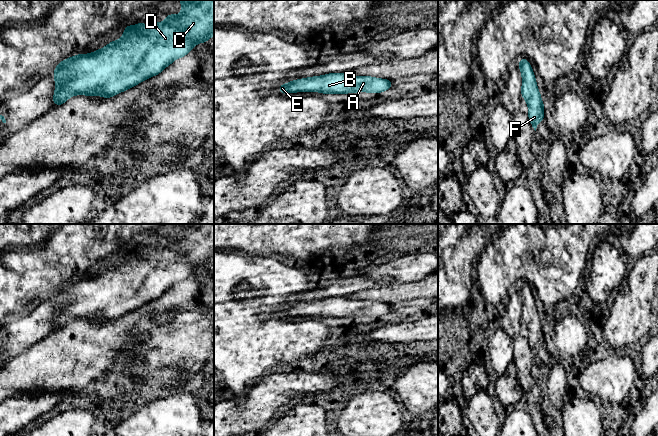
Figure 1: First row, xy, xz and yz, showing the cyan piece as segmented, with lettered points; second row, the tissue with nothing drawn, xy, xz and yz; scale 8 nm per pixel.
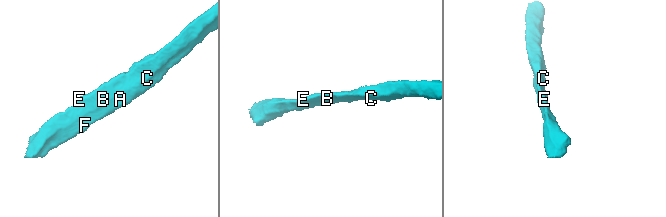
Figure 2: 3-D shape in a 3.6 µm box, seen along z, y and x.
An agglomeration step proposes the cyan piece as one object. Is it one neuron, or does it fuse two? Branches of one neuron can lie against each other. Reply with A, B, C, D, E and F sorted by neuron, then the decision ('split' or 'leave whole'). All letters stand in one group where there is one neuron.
groups A B C D E F; leave whole

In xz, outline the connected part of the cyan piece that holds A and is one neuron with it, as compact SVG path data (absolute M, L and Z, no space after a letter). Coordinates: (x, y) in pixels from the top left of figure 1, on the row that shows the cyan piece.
M329 73L293 80L279 85L282 94L295 92L321 92L323 94L346 94L368 92L379 94L393 87L388 79L371 76L352 76L346 73Z

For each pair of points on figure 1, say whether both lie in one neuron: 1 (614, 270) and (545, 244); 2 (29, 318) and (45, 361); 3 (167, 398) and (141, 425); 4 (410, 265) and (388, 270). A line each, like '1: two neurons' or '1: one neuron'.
1: two neurons
2: two neurons
3: one neuron
4: one neuron

